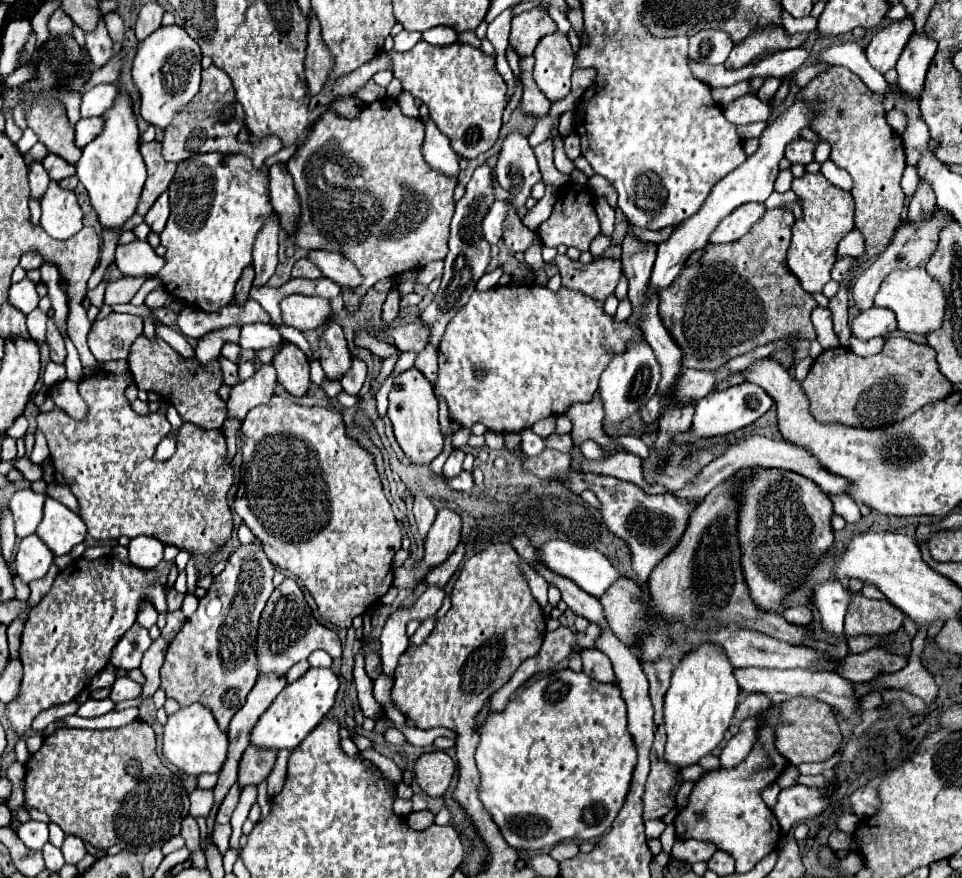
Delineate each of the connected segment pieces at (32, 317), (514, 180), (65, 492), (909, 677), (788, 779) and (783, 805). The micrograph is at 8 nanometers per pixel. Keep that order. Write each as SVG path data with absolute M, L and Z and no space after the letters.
M33 309L27 315L27 329L29 329L29 335L35 341L43 341L45 339L45 323L47 323L47 313L43 313L39 309Z
M511 133L505 139L495 173L501 187L513 195L513 205L519 217L525 217L525 201L531 197L533 186L541 181L541 173L533 148L523 135Z
M49 483L49 487L47 487L47 495L55 497L55 499L57 499L57 501L61 501L65 507L69 507L69 509L71 509L71 511L75 511L75 513L79 513L79 503L77 503L75 495L69 491L69 487L67 487L67 485Z
M921 627L917 637L913 639L913 649L911 649L907 667L897 671L897 673L881 675L881 681L889 689L891 687L893 689L905 689L905 691L921 697L929 705L937 697L937 683L935 683L933 675L921 665L921 651L925 647L925 633L927 631Z
M787 766L785 767L785 771L783 771L784 775L779 777L777 780L778 784L783 787L788 787L791 784L795 784L794 781L796 781L796 777L800 775L799 771L795 766Z
M793 785L789 789L781 789L773 813L781 829L787 833L793 827L793 823L811 819L819 815L825 807L827 807L827 799L821 791L805 785Z

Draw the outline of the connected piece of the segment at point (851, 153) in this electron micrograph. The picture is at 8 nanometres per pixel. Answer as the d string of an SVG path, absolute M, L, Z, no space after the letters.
M831 67L827 73L817 75L807 87L803 87L797 97L805 97L805 99L815 99L815 105L819 105L819 109L825 109L823 113L819 113L815 117L815 123L811 123L811 129L825 141L831 143L831 161L849 171L849 175L853 177L853 189L851 195L855 199L855 227L861 229L861 233L865 235L865 255L857 259L857 265L861 265L863 261L879 255L889 241L893 239L899 223L901 223L901 209L903 209L903 201L905 195L901 191L901 175L905 169L905 147L901 141L901 135L895 133L887 121L885 121L885 111L883 111L883 97L875 95L853 71L847 71L847 67Z

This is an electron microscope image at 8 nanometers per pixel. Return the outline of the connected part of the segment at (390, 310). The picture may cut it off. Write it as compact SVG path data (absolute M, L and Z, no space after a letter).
M395 287L389 291L389 295L387 295L387 301L383 303L383 321L385 323L391 323L391 321L395 321L397 319L397 315L399 315L399 293L395 291Z

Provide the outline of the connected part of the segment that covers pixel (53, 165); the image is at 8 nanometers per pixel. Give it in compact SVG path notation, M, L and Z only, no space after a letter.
M49 153L49 155L43 159L43 167L47 169L49 177L55 179L55 181L61 181L61 179L65 179L65 177L69 177L69 175L75 175L75 165L67 163L65 159L61 159L61 157L55 155L55 153Z

